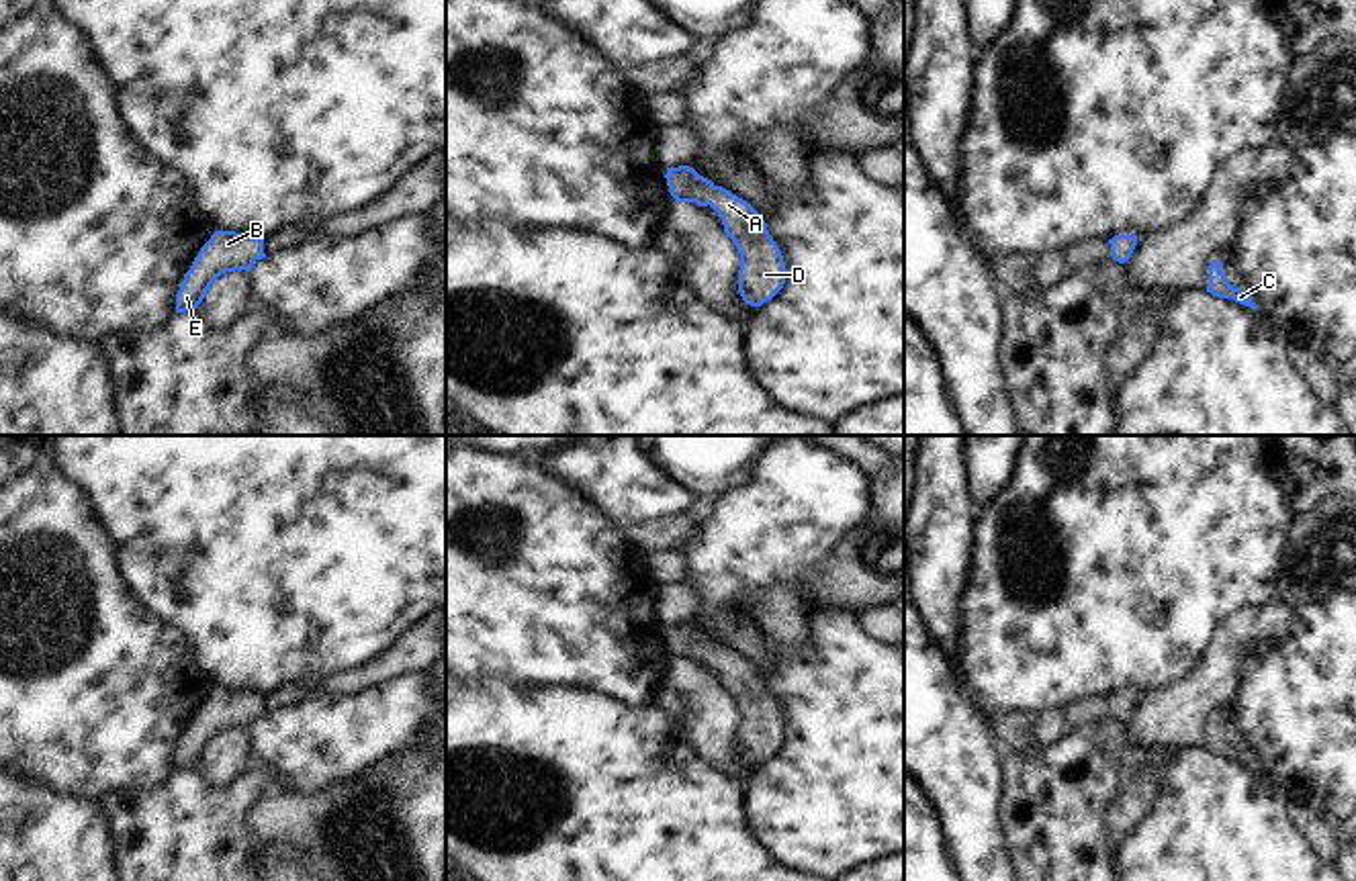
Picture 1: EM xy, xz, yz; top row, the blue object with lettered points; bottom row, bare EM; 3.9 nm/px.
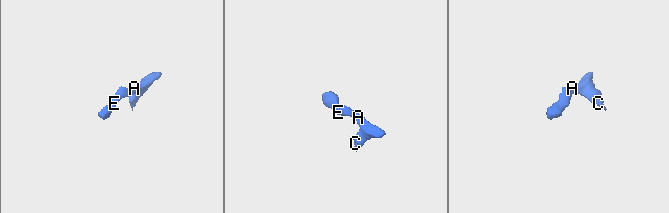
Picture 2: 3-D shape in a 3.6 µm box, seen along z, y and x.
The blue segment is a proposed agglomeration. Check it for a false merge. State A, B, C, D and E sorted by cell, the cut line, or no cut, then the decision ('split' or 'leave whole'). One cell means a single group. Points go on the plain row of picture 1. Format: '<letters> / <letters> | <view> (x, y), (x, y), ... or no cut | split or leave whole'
A B C D E | no cut | leave whole

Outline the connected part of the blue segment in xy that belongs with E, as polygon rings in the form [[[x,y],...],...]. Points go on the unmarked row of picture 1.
[[[215,689],[184,732],[184,740],[176,752],[176,771],[196,767],[221,732],[235,728],[250,730],[262,715],[266,715],[264,695]]]

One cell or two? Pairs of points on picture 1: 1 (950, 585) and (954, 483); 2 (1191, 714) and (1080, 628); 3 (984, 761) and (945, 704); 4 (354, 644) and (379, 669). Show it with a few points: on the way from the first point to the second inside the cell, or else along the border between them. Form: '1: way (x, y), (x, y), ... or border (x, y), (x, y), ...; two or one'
1: way (950, 561), (950, 507); one
2: border (1201, 661), (1185, 677), (1138, 696); two
3: way (970, 747), (945, 718); one
4: border (410, 630), (401, 632), (363, 665), (326, 677); two

